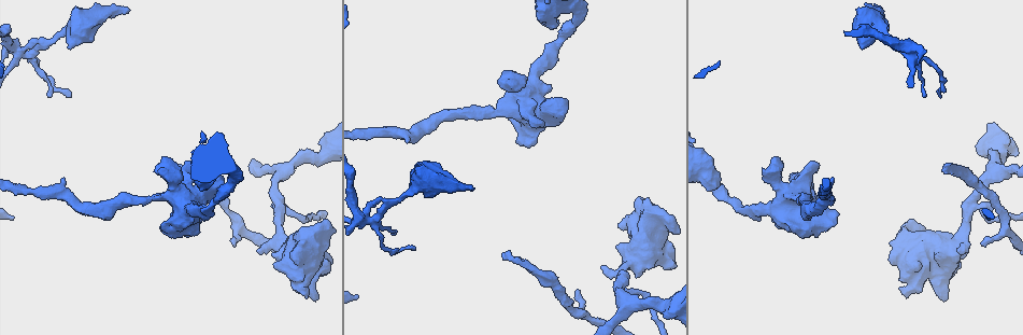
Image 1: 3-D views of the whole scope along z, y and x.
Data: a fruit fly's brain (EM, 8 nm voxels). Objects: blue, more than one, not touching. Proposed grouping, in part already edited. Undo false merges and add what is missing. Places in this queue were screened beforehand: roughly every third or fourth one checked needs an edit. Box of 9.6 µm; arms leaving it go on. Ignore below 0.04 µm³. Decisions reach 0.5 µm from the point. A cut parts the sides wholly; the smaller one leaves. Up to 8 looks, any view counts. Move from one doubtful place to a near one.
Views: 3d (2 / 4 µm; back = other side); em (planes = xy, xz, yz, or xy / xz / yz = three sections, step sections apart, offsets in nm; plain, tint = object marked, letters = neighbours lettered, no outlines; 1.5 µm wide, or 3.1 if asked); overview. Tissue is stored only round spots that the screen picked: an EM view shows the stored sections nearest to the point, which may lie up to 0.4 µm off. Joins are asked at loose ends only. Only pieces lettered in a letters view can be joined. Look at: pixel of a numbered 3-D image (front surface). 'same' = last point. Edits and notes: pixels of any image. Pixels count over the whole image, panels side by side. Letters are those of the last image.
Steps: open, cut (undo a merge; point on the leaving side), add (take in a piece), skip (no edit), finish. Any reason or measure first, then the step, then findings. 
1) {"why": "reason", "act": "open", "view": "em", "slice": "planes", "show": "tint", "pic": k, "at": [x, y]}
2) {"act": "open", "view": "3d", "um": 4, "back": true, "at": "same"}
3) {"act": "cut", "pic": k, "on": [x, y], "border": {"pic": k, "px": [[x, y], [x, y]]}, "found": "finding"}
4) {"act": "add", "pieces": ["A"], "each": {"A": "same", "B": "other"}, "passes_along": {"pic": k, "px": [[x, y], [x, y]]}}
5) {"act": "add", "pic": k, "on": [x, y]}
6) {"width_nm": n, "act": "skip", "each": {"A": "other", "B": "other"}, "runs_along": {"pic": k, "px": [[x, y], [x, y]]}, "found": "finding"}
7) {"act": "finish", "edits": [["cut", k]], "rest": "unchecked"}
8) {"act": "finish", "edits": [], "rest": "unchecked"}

{"why": "free end", "act": "open", "view": "em", "slice": "planes", "show": "letters", "pic": 1, "at": [621, 227]}

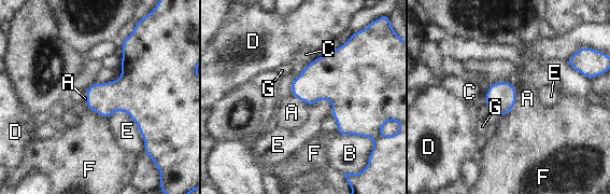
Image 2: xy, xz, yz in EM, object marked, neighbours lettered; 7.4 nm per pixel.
{"longest_contact_nm": ["E", 380], "act": "skip", "each": {"A": "other", "B": "other", "C": "other", "D": "other", "E": "other", "F": "other", "G": "other"}, "border": {"pic": 2, "px": [[292, 93], [312, 106]]}, "found": "none of them fits"}

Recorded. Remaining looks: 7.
{"why": "long arm stops here", "act": "open", "view": "em", "slice": "xz", "step": 8, "show": "letters", "pic": 1, "at": [504, 254]}

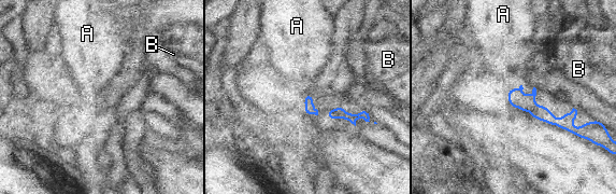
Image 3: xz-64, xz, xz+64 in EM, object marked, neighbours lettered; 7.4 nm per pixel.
{"why": "another direction", "act": "open", "view": "em", "slice": "yz", "step": 8, "show": "letters", "at": "same"}

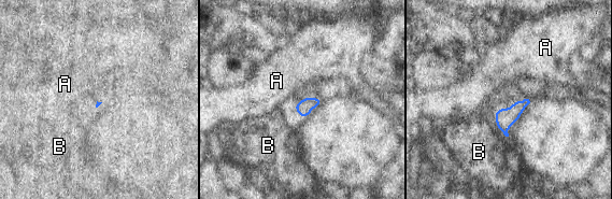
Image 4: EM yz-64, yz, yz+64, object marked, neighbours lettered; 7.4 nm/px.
{"longest_contact_nm": ["B", 200], "act": "skip", "each": {"A": "other", "B": "other"}, "found": "none of them fits"}

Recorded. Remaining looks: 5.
{"act": "open", "view": "em", "slice": "planes", "show": "tint", "pic": 1, "at": [909, 54]}

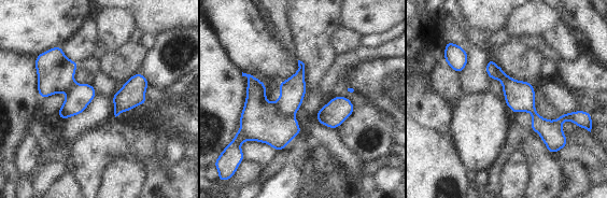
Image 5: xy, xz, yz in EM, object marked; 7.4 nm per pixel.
{"why": "see the neighbours", "act": "open", "view": "em", "slice": "planes", "show": "letters", "at": "same"}

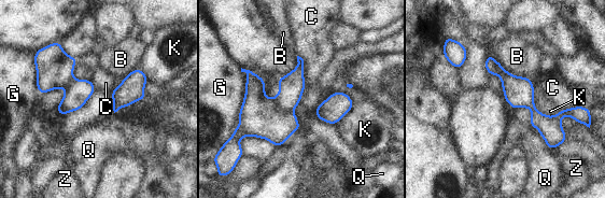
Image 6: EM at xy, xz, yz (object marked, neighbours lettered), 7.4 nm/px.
{"act": "cut", "pic": 6, "on": [259, 116], "each": {"B": "other", "C": "other", "G": "other", "K": "other", "Q": "other", "Z": "other"}, "border": {"pic": 6, "px": [[272, 99], [280, 107], [291, 112]]}, "found": "a second cell is stuck on"}

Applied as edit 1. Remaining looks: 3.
{"act": "finish", "edits": [["cut", 6]], "rest": "unchecked"}

